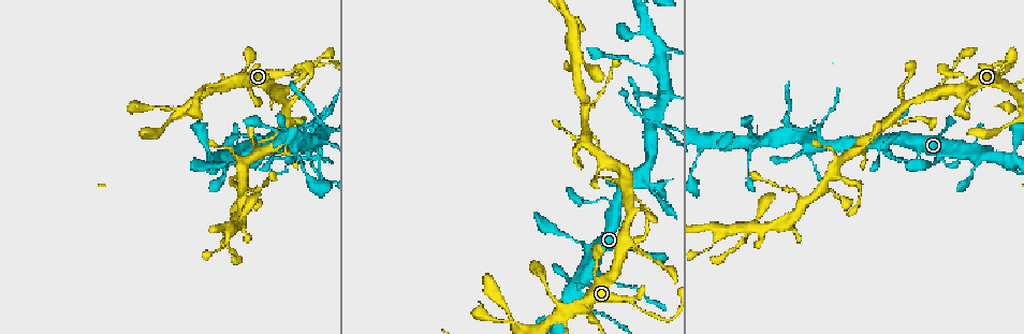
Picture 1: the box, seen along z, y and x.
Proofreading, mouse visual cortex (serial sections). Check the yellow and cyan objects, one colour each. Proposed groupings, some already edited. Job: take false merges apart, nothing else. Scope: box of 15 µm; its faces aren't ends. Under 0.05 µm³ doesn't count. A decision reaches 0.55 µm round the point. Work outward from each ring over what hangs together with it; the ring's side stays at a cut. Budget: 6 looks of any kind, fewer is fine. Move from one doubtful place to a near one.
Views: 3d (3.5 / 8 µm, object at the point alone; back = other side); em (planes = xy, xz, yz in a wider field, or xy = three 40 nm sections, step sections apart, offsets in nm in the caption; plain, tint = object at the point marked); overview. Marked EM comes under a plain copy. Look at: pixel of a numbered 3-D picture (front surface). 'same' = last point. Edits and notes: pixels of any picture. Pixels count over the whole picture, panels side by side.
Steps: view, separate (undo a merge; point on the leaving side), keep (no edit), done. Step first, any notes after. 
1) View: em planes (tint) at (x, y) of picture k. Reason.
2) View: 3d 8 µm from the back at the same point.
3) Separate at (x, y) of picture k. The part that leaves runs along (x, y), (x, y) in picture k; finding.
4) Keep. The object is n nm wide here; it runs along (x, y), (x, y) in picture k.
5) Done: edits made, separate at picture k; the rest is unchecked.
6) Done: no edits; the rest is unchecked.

View: 3d 3.5 µm at (622, 232) of picture 1. Side arm on a straight run.

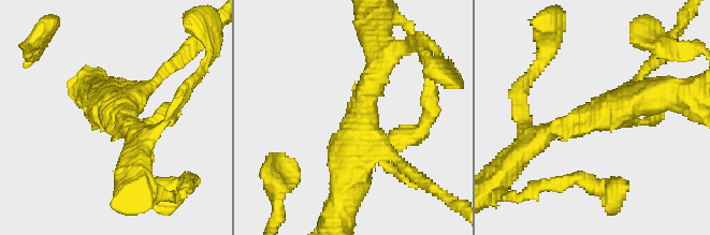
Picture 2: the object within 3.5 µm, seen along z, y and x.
Keep. It runs along (341, 203), (373, 76) in picture 2; continuous, no second cell.

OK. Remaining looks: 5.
View: 3d 8 µm at (892, 122) of picture 1. Sharp bend.

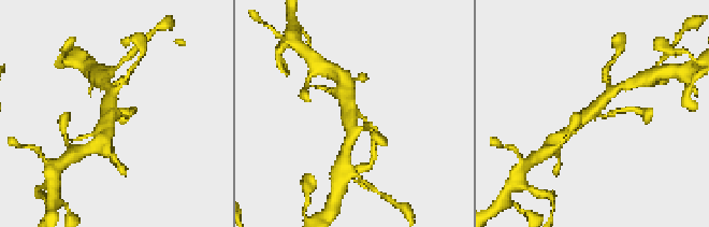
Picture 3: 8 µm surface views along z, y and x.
View: em xy step 2 (tint) at (354, 113) of picture 3. 3 arms meet here; the arms are 150, 300, 350 nm wide.

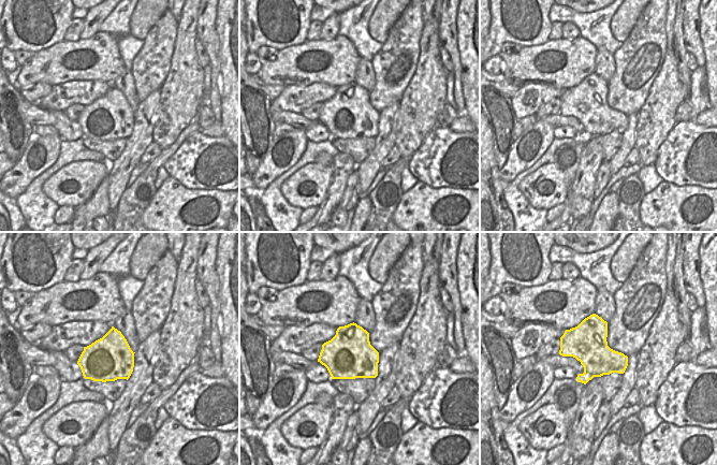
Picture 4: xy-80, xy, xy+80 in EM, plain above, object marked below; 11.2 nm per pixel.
Keep. Continuous, no second cell.

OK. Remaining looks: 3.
View: 3d 3.5 µm at (308, 128) of picture 1. Three arms meet.

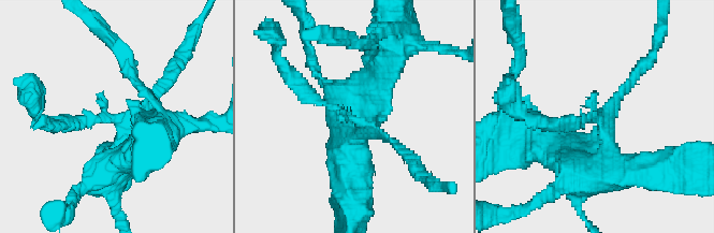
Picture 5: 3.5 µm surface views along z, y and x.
View: em xy step 3 (tint) at (108, 119) of picture 5. 3 arms meet here; the arms are 150, 200, 300 nm wide.

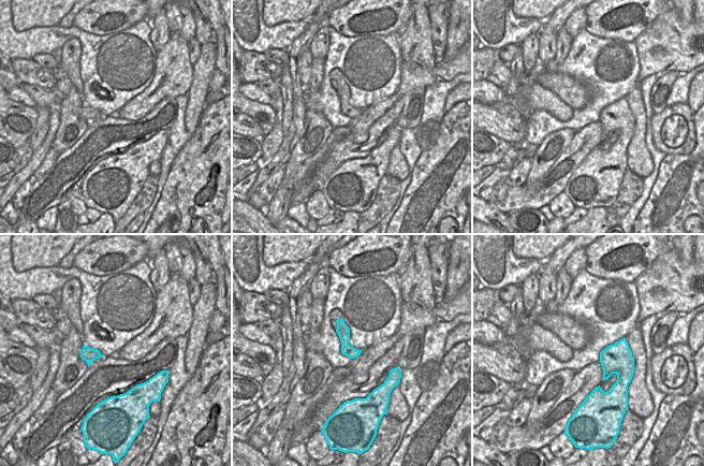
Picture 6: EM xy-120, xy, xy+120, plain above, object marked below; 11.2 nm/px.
Keep. It runs along (340, 321), (345, 347), (352, 355) in picture 6; one cell here.

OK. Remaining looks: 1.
Done: no edits; the rest is unchecked.

